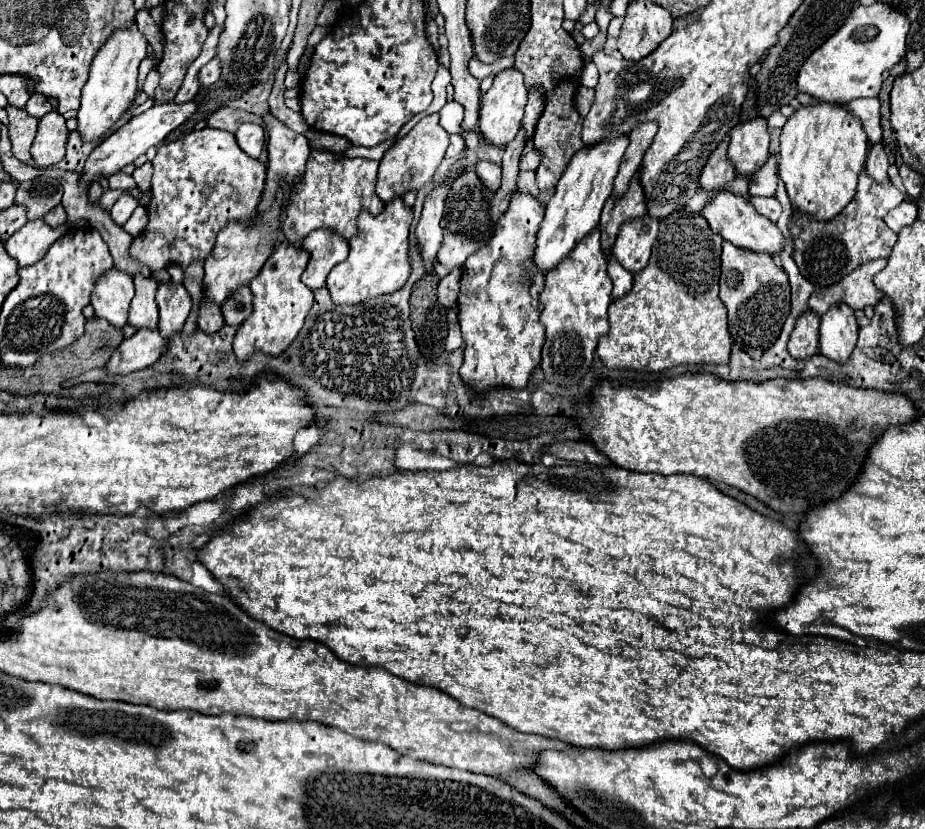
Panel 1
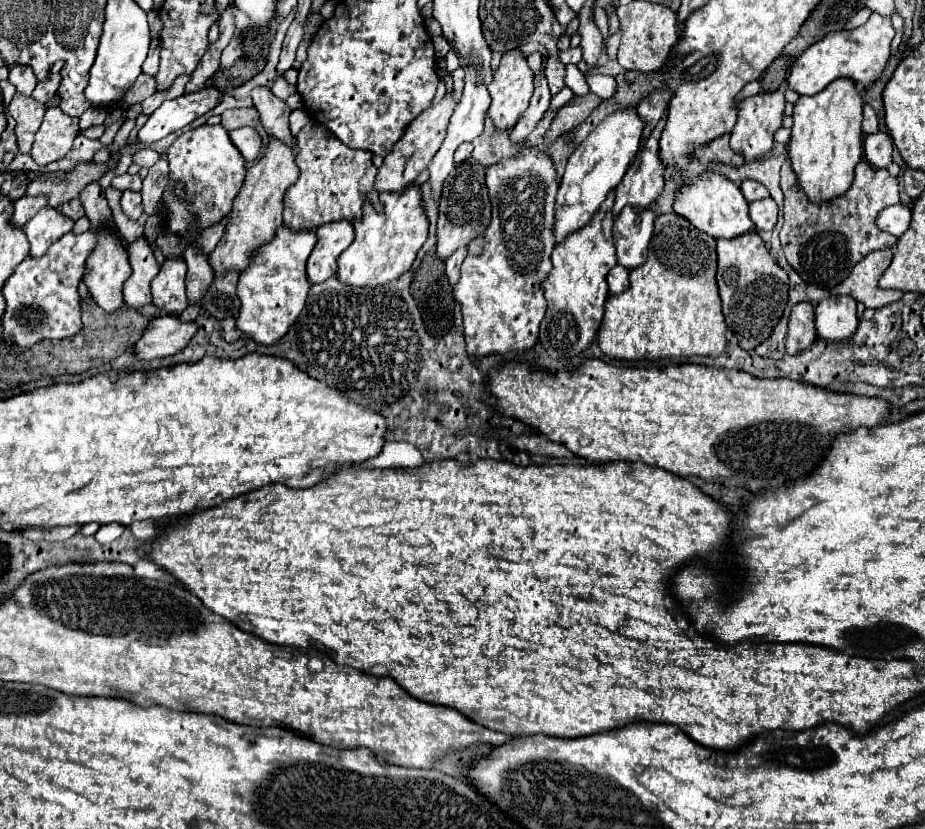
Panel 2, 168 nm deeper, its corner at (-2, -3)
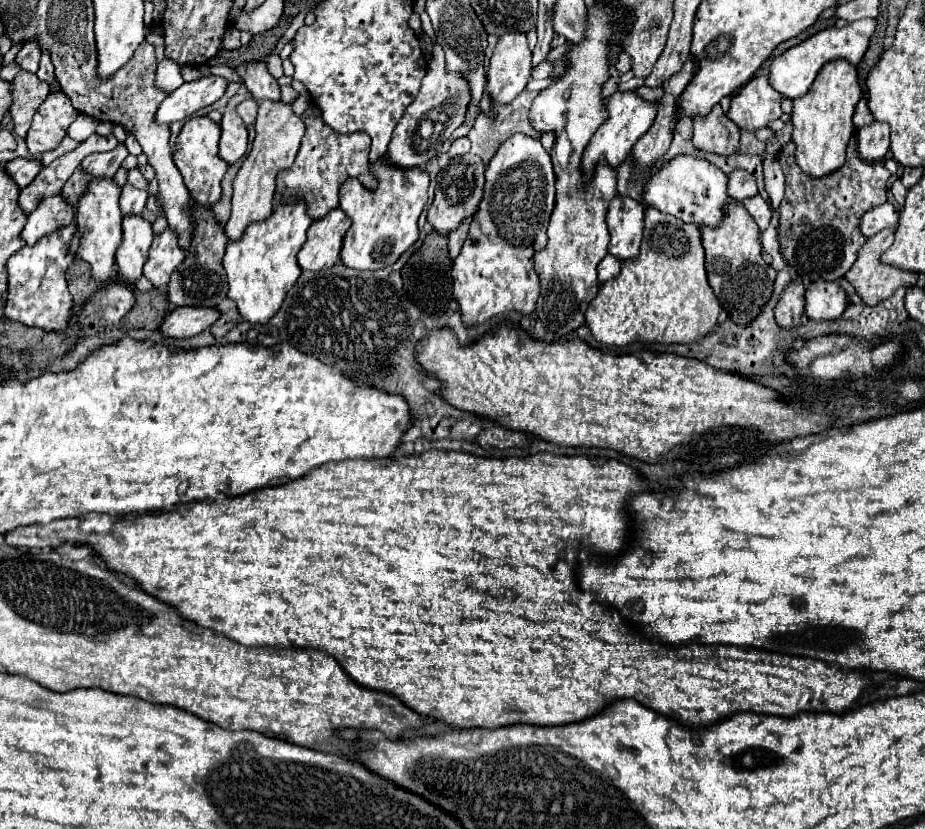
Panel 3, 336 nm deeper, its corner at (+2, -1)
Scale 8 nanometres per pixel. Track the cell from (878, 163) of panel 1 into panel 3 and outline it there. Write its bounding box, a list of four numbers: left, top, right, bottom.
[856,122,890,160]

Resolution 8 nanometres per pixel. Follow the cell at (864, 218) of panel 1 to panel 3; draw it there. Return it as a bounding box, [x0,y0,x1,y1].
[778,138,890,280]

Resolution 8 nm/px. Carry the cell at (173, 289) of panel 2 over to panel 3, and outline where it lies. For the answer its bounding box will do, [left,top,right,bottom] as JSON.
[144,228,184,288]

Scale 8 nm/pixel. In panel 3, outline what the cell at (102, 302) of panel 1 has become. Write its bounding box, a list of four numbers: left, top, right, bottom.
[76,178,122,284]

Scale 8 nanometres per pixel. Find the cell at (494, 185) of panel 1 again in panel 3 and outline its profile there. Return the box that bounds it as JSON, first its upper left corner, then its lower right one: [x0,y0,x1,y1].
[454,134,556,326]

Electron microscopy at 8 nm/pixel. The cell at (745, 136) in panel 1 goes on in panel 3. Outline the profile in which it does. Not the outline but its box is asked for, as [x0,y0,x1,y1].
[728,76,782,132]

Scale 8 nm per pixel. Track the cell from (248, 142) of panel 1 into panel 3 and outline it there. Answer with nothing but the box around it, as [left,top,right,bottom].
[220,92,252,164]

